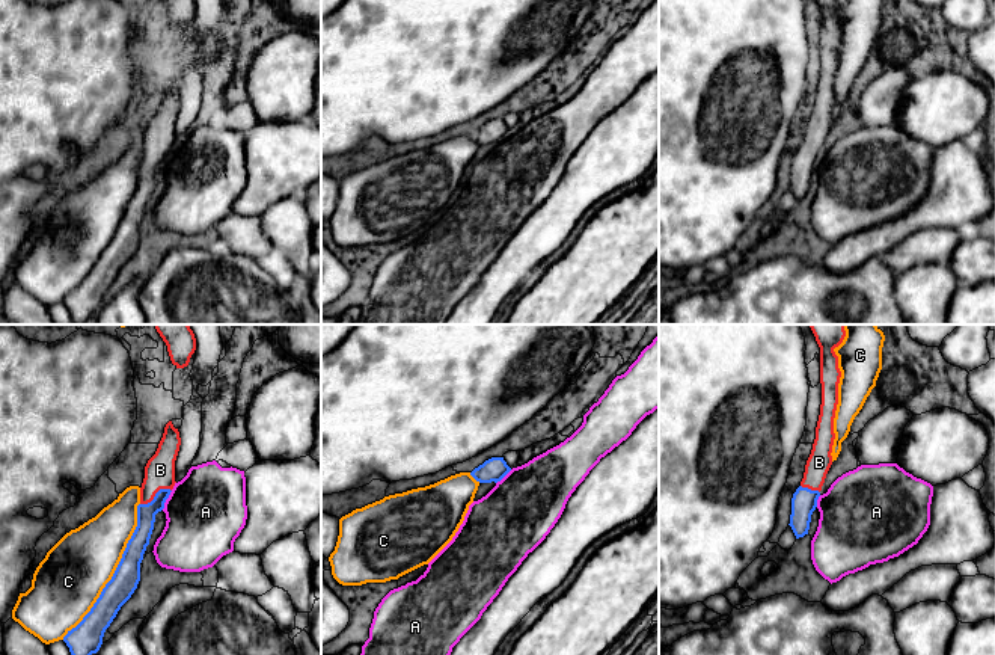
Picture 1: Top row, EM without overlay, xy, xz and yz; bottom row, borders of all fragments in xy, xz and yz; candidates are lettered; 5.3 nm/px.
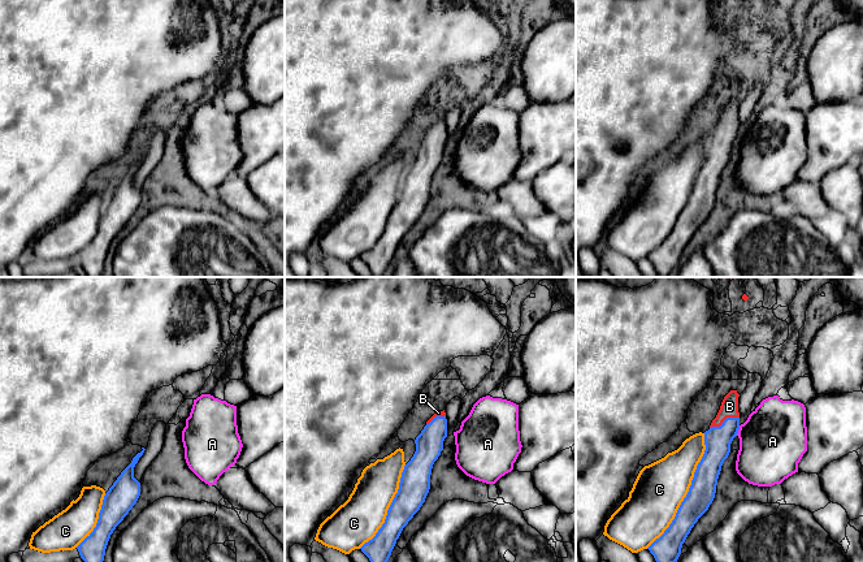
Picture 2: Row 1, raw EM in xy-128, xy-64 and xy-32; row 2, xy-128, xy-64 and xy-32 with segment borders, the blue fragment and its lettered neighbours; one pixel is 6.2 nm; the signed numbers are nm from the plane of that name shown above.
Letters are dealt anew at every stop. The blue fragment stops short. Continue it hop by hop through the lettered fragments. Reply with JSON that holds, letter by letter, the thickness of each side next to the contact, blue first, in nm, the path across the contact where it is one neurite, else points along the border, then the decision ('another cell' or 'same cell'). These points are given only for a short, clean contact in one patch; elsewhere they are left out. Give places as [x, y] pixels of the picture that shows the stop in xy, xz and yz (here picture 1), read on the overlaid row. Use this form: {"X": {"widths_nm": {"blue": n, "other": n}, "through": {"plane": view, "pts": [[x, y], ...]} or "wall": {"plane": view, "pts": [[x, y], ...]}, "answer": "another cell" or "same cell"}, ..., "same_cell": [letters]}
{"A": {"widths_nm": {"blue": 100, "other": 420}, "wall": {"plane": "xy", "pts": [[172, 491], [162, 509]]}, "answer": "another cell"}, "B": {"widths_nm": {"blue": 100, "other": 160}, "answer": "same cell"}, "C": {"widths_nm": {"blue": 150, "other": 360}, "answer": "another cell"}, "same_cell": ["B"]}

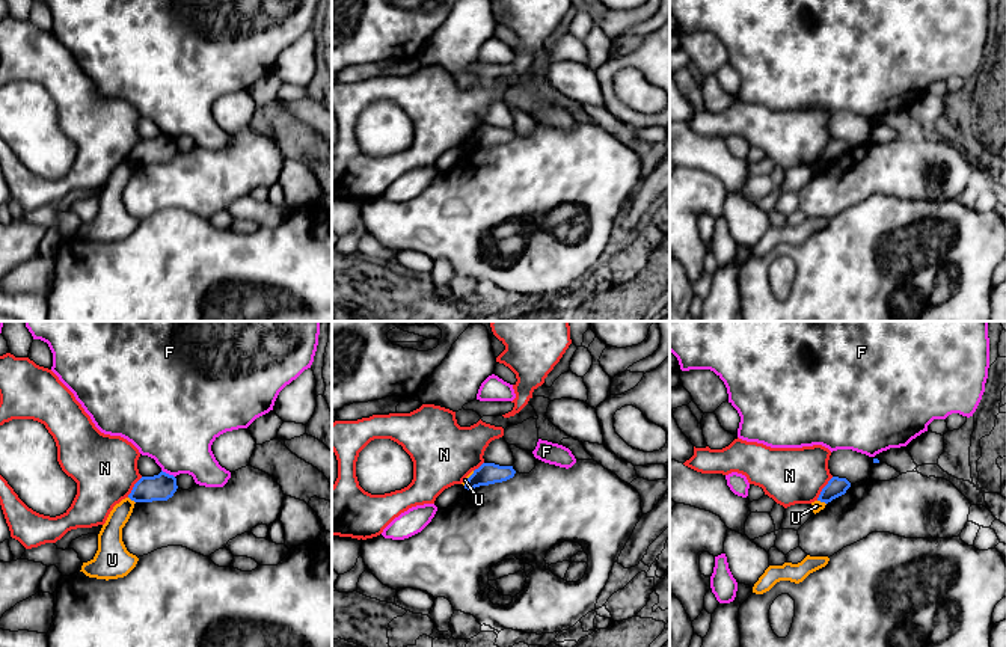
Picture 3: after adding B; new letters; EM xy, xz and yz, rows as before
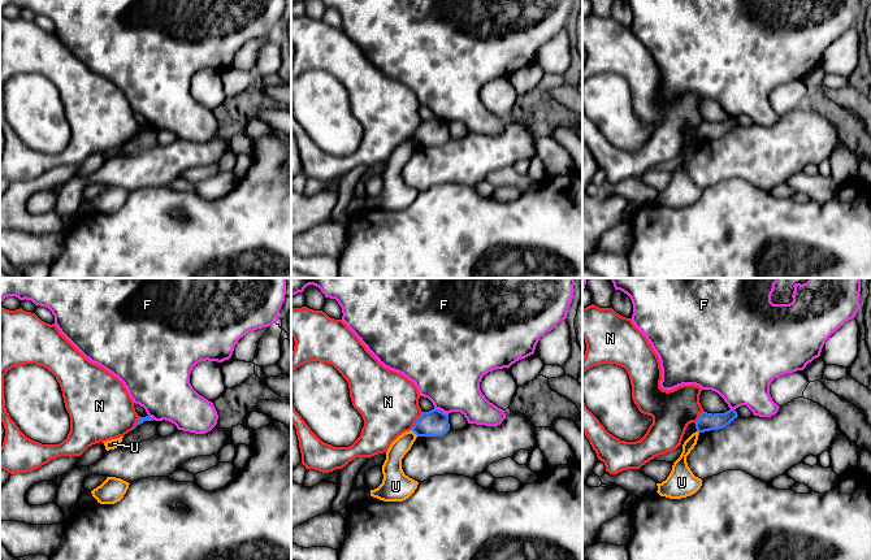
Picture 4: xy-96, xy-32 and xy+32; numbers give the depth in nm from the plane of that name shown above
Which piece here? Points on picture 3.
{"F": {"widths_nm": {"blue": 140, "other": 400}, "answer": "another cell"}, "N": {"widths_nm": {"blue": 100, "other": 300}, "answer": "another cell"}, "U": {"widths_nm": {"blue": 140, "other": 130}, "wall": {"plane": "xy", "pts": [[128, 496], [134, 502]]}, "answer": "another cell"}, "same_cell": []}

